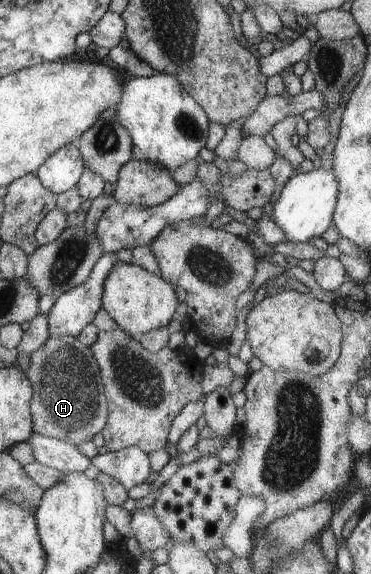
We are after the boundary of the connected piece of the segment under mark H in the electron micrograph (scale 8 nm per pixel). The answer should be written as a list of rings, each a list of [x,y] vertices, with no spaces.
[[[62,336],[49,337],[37,352],[30,356],[30,363],[25,372],[32,386],[32,401],[30,411],[32,416],[32,429],[34,433],[63,439],[78,445],[84,441],[92,440],[98,432],[102,432],[108,419],[108,399],[104,384],[99,373],[99,366],[90,347],[85,346],[78,337]]]

